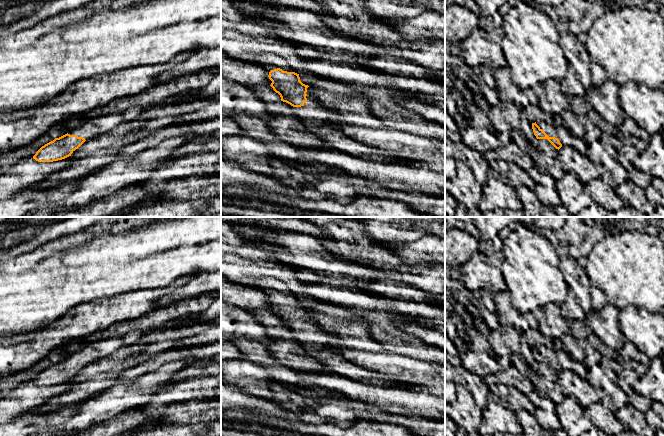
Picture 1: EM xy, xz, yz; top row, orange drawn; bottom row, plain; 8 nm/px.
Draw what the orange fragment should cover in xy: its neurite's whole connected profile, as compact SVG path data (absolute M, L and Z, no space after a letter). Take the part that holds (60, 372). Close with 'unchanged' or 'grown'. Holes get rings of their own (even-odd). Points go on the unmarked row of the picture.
M83 347L67 358L55 362L42 370L33 380L38 386L53 386L65 383L78 373L85 365L93 363L99 358L96 351Z; grown

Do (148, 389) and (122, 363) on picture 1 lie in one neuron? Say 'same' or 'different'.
different

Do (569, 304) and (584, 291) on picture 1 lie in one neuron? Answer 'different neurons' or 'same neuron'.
same neuron

